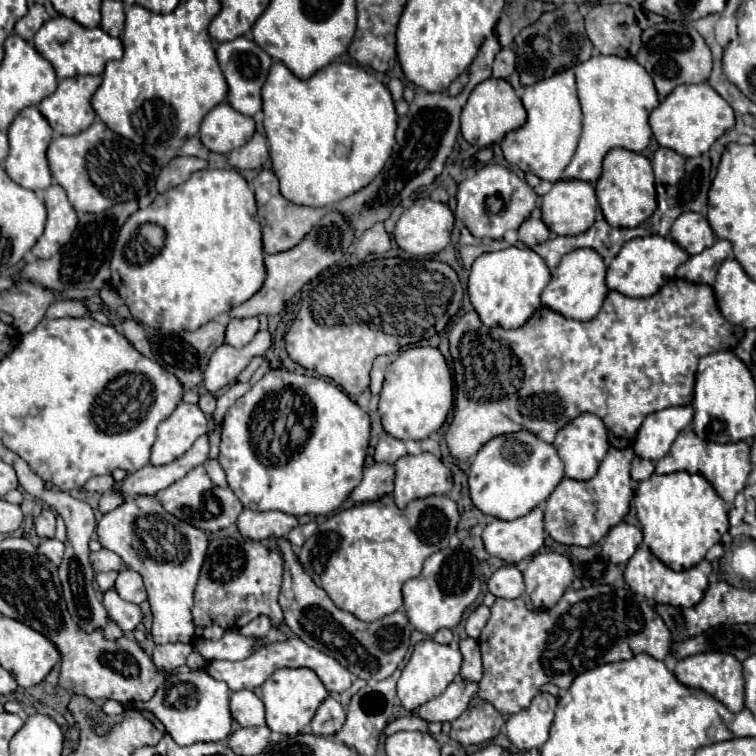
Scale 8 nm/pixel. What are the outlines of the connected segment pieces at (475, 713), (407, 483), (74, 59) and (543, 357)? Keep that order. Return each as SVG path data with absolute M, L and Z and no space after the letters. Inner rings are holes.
M474 698L470 708L452 722L450 738L460 742L462 746L482 744L496 738L502 726L504 726L504 716L486 700Z
M430 452L418 456L402 456L394 464L396 488L394 500L398 508L406 508L408 502L416 498L426 498L434 494L448 494L452 490L452 472Z
M58 16L42 24L34 36L34 46L54 66L60 80L76 74L102 74L106 62L122 58L120 38L112 38L102 28L82 28L78 22L66 16Z
M680 278L664 284L654 296L628 298L620 292L608 292L602 310L590 322L568 320L550 308L540 308L518 330L488 328L472 310L464 314L450 330L450 354L454 360L456 406L446 444L454 458L468 460L488 440L528 430L540 440L552 444L556 432L582 412L596 414L610 434L618 438L616 448L634 444L642 420L668 406L686 406L692 402L694 372L700 356L734 350L744 330L732 326L718 310L714 292L706 284L692 284Z

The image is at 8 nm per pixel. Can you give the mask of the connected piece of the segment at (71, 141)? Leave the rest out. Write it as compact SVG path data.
M102 120L78 136L54 136L46 156L56 184L66 190L70 204L80 212L104 212L114 204L146 196L162 166L144 146L110 132Z

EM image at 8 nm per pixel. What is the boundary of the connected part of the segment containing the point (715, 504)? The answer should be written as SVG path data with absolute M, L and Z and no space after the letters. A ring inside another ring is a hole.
M654 474L640 482L634 504L642 524L644 542L654 552L654 556L658 556L658 560L678 572L702 562L706 552L716 542L720 542L722 534L728 530L728 512L724 500L700 474Z

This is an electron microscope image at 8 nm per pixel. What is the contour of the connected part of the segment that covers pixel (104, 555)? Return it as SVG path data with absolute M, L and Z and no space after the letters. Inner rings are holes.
M104 548L98 550L98 552L92 552L90 560L92 560L92 566L94 566L96 572L108 572L108 570L118 572L122 568L120 556L110 552L110 550L104 550Z

